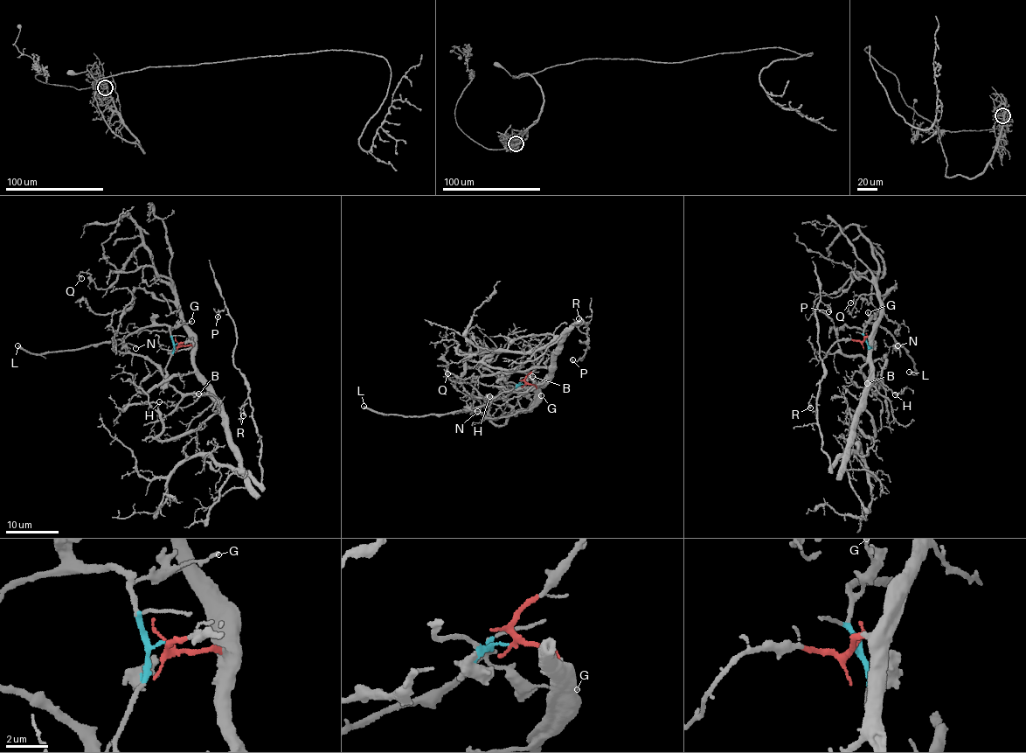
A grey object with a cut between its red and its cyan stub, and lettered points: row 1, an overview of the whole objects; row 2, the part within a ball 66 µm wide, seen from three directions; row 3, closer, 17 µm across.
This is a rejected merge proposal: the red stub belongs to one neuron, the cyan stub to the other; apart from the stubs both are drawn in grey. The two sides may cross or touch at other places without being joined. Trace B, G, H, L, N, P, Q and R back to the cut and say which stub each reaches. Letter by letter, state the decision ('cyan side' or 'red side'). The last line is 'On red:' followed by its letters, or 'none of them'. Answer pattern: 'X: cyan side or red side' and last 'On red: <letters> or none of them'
B: red side
G: cyan side
H: red side
L: cyan side
N: cyan side
P: red side
Q: red side
R: red side
On red: B, H, P, Q, R

